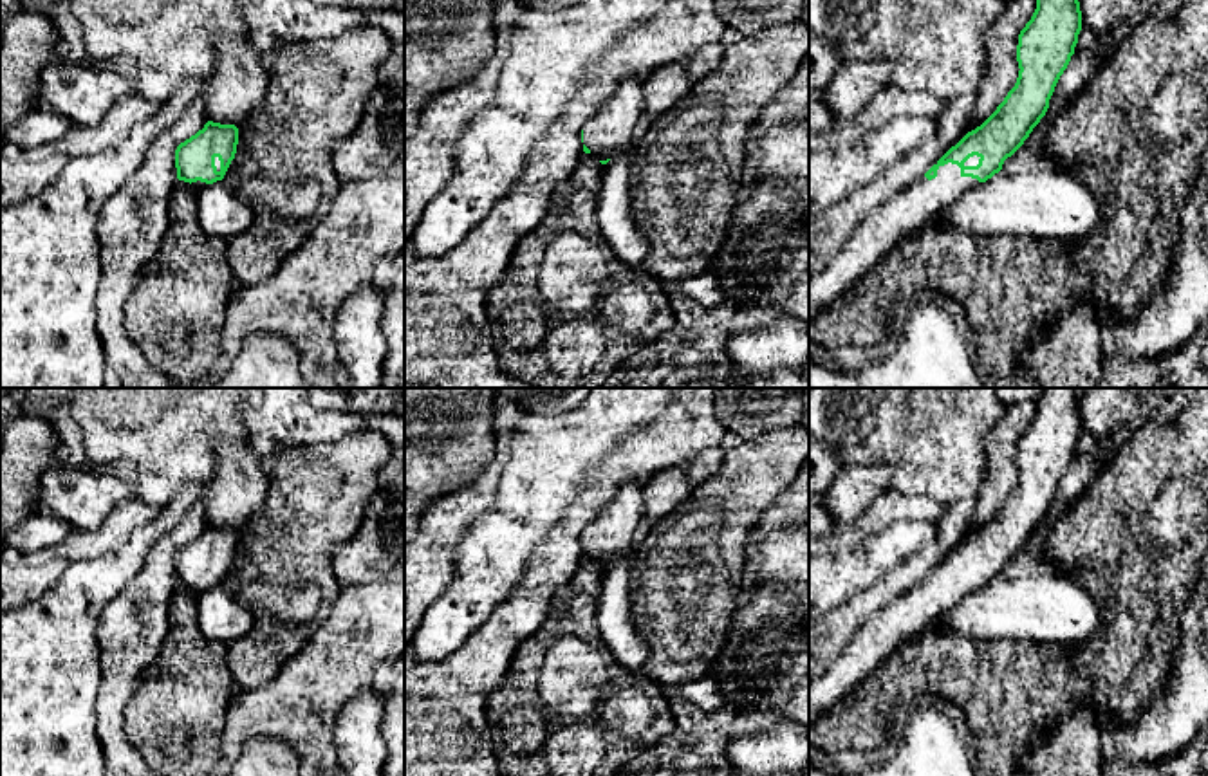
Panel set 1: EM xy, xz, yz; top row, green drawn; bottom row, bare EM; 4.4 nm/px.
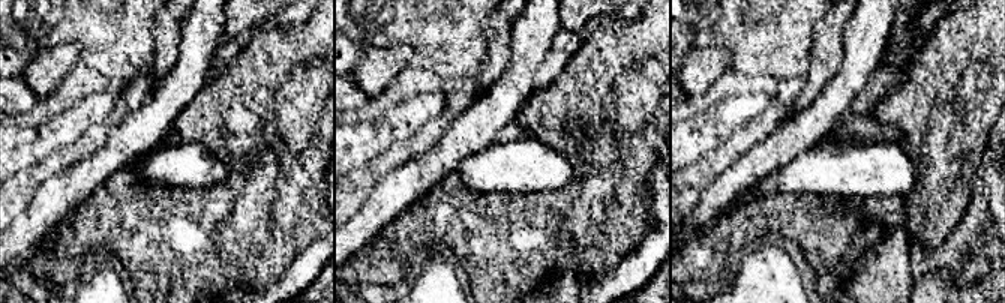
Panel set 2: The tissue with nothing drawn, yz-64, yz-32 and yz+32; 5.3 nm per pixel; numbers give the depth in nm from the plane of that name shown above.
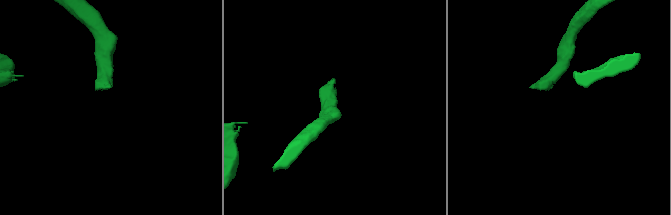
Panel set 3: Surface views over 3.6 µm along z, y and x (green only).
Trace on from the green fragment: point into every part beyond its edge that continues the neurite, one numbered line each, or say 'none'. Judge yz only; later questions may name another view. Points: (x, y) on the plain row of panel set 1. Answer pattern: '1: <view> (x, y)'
1: yz (901, 621)

